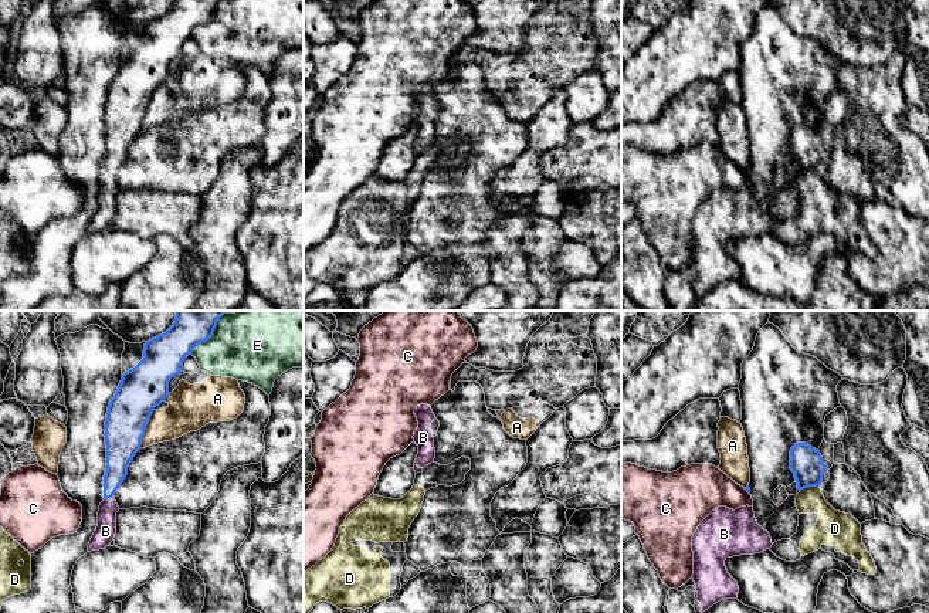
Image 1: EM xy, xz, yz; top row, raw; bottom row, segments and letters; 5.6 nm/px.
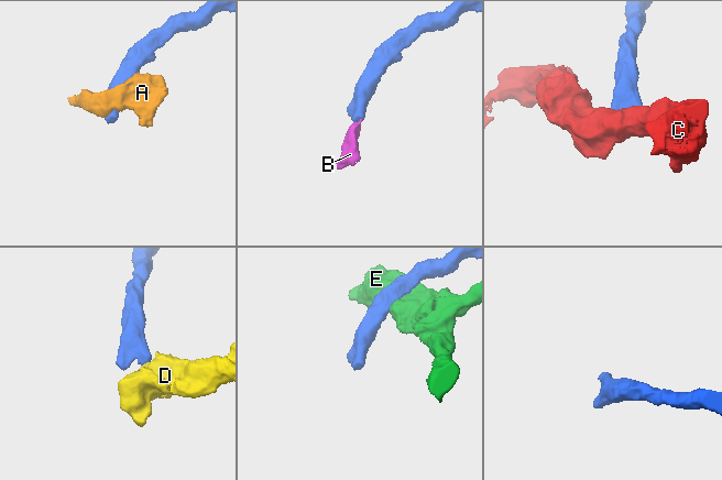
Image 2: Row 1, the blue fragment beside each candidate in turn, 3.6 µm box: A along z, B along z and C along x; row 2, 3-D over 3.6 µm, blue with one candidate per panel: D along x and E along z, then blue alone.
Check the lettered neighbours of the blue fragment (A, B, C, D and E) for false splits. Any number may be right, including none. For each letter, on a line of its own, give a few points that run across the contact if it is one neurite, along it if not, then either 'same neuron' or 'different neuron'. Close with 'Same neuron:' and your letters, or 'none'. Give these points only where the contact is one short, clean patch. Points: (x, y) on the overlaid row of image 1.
A: different neuron
B: xy (119, 454), (108, 497), (105, 531) | same neuron
C: yz (743, 488), (749, 494) | different neuron
D: yz (819, 486), (810, 486), (800, 491) | different neuron
E: different neuron
Same neuron: B

